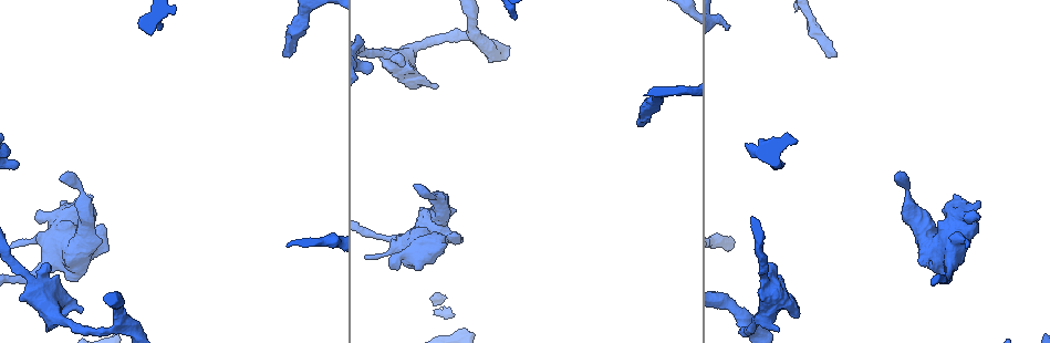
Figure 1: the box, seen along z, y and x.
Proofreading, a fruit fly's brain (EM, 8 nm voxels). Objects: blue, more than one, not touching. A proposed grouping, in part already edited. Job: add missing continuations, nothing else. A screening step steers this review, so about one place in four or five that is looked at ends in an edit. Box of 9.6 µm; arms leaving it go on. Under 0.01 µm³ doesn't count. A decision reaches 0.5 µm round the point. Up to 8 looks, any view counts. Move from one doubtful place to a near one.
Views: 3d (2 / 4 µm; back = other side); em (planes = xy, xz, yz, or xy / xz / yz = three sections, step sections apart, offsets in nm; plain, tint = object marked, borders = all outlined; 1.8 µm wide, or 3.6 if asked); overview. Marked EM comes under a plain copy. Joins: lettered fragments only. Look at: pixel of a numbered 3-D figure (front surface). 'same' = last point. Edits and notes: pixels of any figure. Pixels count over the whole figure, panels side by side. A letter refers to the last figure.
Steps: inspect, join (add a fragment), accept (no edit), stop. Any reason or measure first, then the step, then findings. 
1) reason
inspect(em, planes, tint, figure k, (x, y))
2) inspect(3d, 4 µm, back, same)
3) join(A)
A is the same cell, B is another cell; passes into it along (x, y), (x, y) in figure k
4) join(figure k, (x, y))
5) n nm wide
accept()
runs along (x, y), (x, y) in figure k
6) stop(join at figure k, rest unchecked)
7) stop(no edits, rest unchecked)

branch stops here
inspect(em, yz, step 16, borders, figure 1, (515, 18))

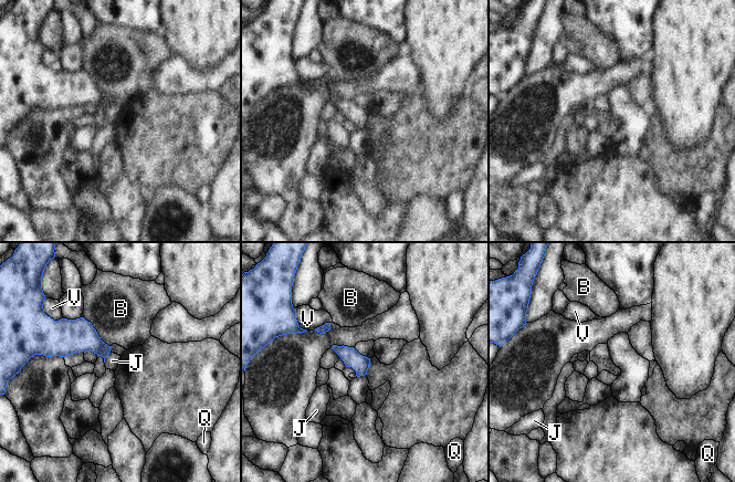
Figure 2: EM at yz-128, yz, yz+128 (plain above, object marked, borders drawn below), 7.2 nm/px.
inspect(em, planes, borders, same)

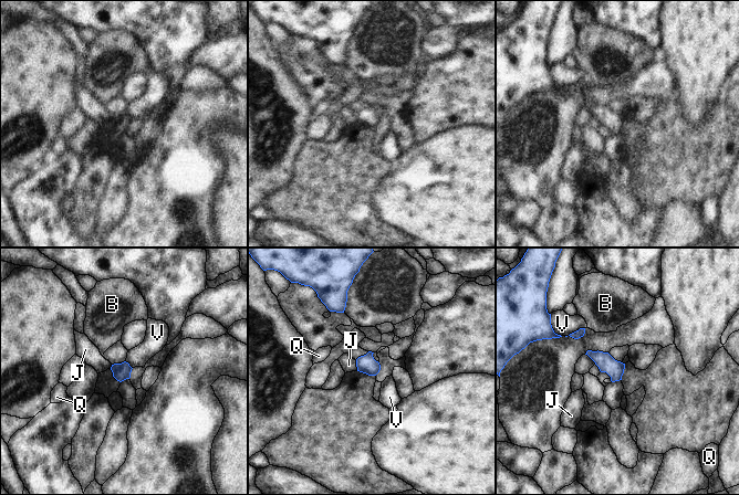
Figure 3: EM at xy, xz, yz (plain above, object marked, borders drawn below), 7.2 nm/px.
130 nm wide
accept()
B, J, Q and V are other cells; border along (584, 327), (565, 336) in figure 3; no lettered fragment goes on from it

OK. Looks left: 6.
an open end
inspect(3d, 4 µm, back, figure 1, (287, 54))

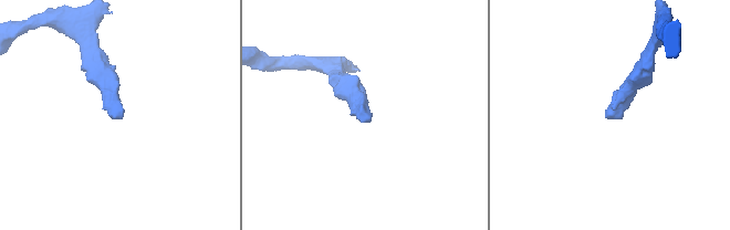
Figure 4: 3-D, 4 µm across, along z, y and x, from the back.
shape alone is not enough
inspect(em, planes, borders, figure 4, (112, 117))

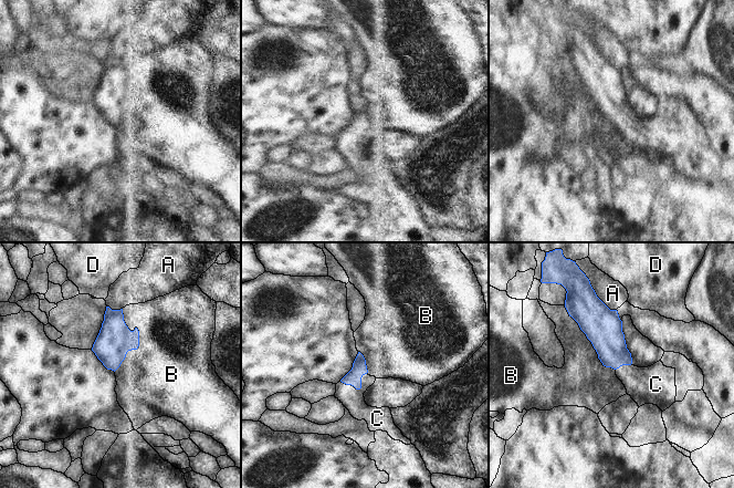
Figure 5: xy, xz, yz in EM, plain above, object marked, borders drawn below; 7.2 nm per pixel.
join(C)
C is the same cell, A, B and D are other cells; passes into it along (354, 376), (357, 388), (353, 400) in figure 5; the neuron continues

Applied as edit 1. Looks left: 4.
an open end
inspect(3d, 4 µm, figure 1, (418, 185))

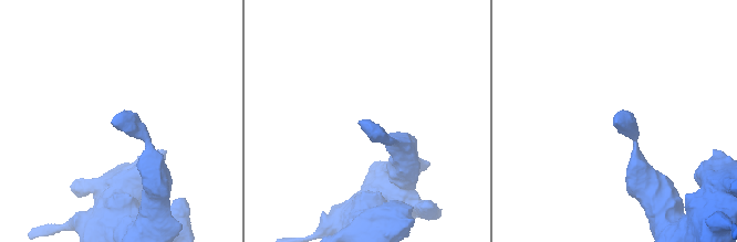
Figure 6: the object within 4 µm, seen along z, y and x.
inspect(em, planes, borders, figure 6, (361, 122))

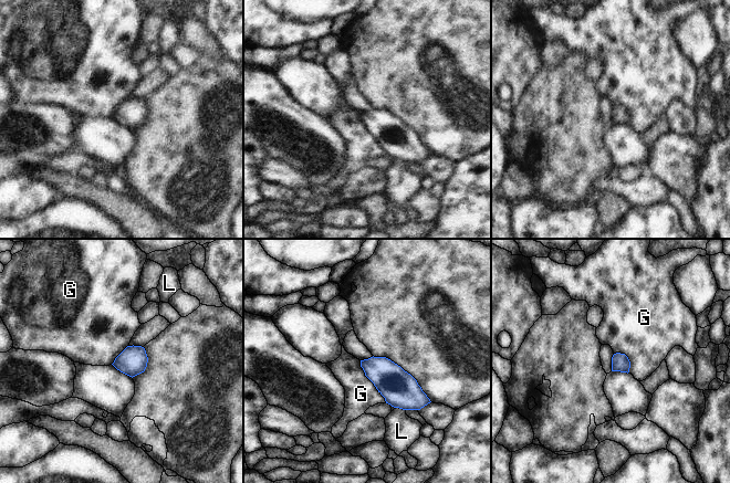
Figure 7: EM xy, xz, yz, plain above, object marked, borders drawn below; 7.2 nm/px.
accept()
G and L are other cells; border along (360, 360), (364, 375), (386, 402) in figure 7; no lettered fragment goes on from it

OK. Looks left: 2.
stop(join at figure 5, rest unchecked)

